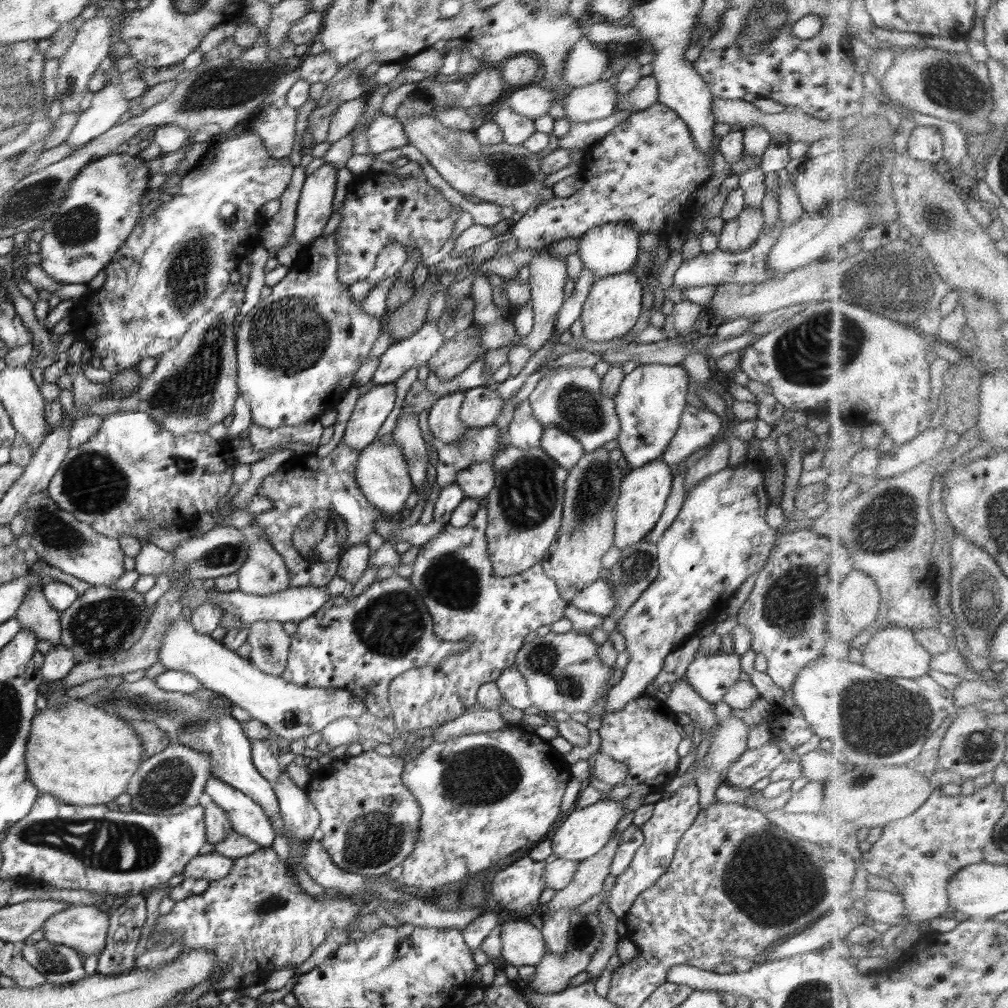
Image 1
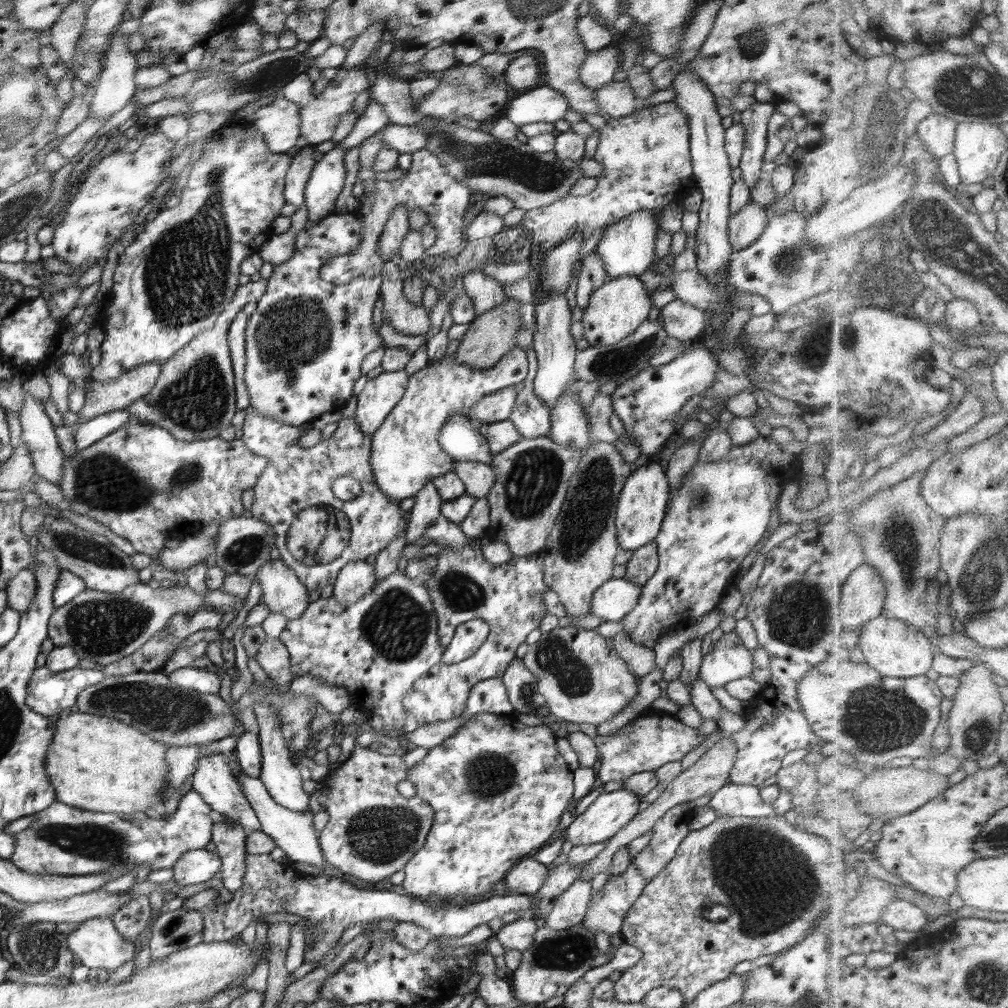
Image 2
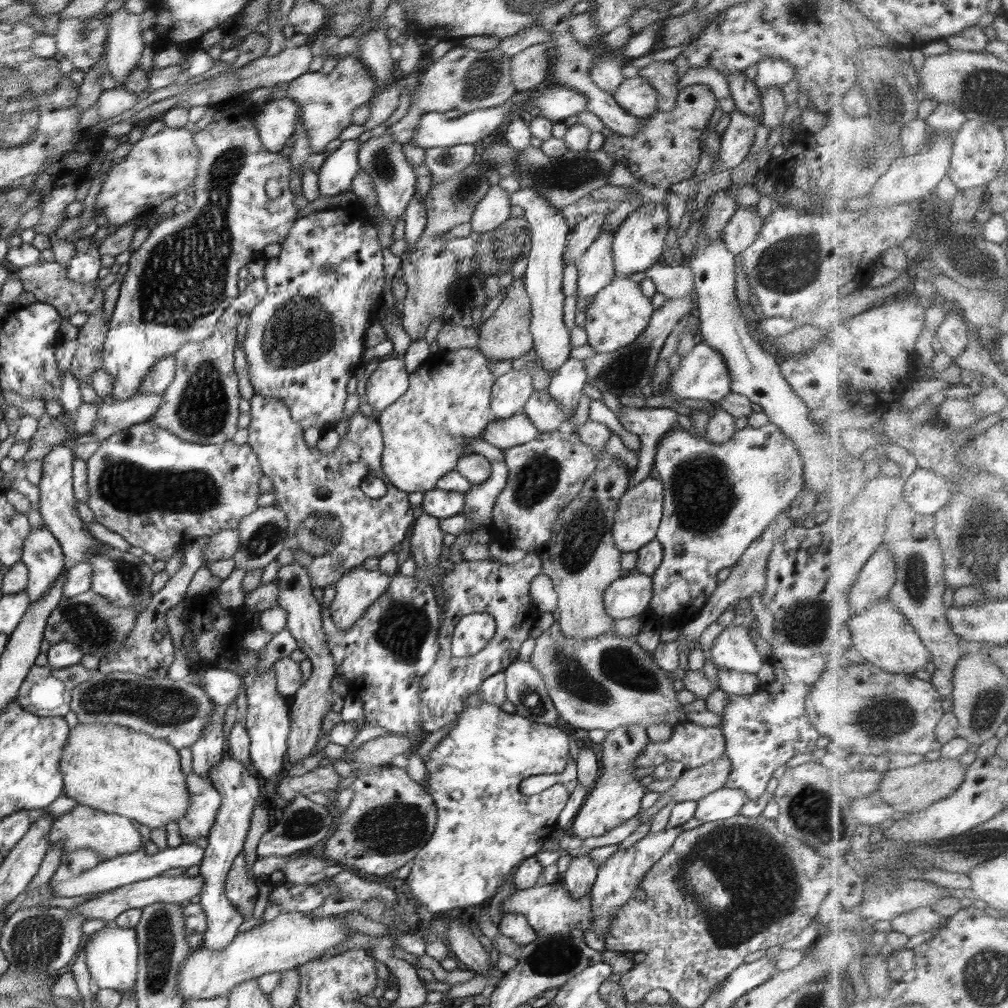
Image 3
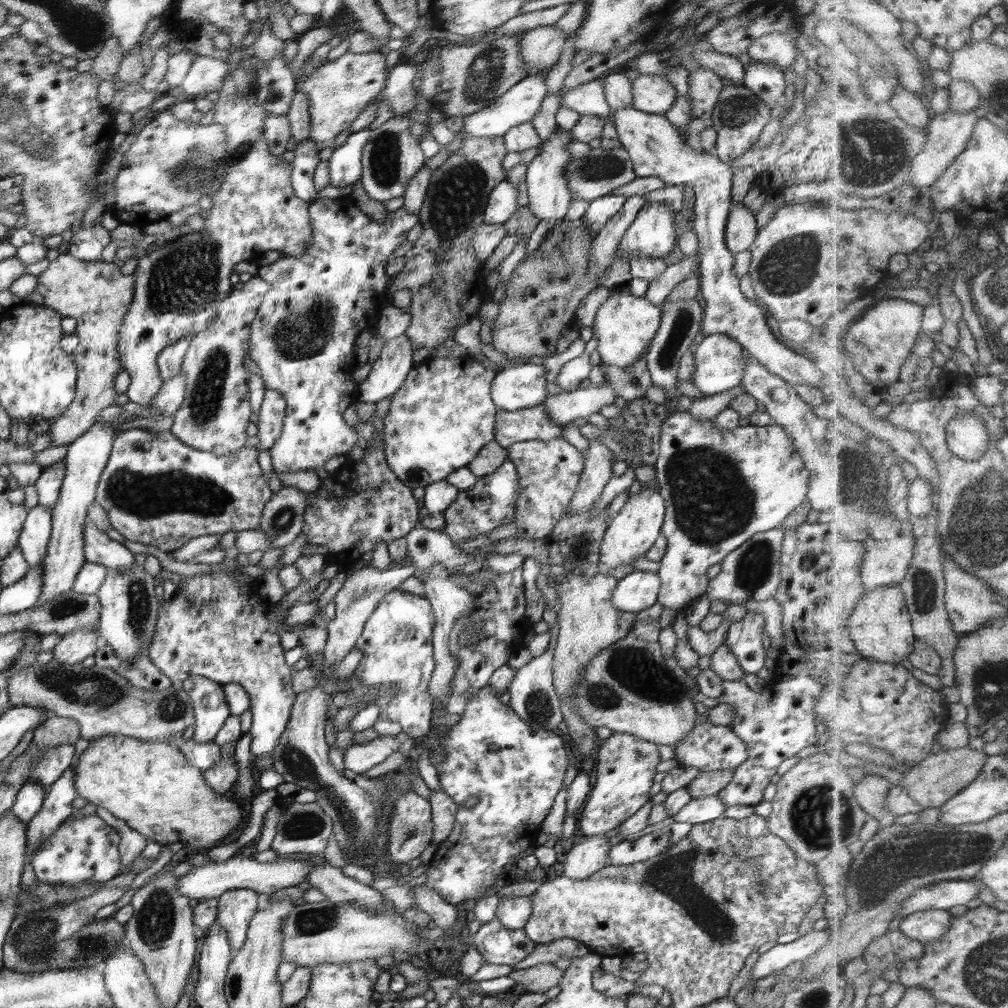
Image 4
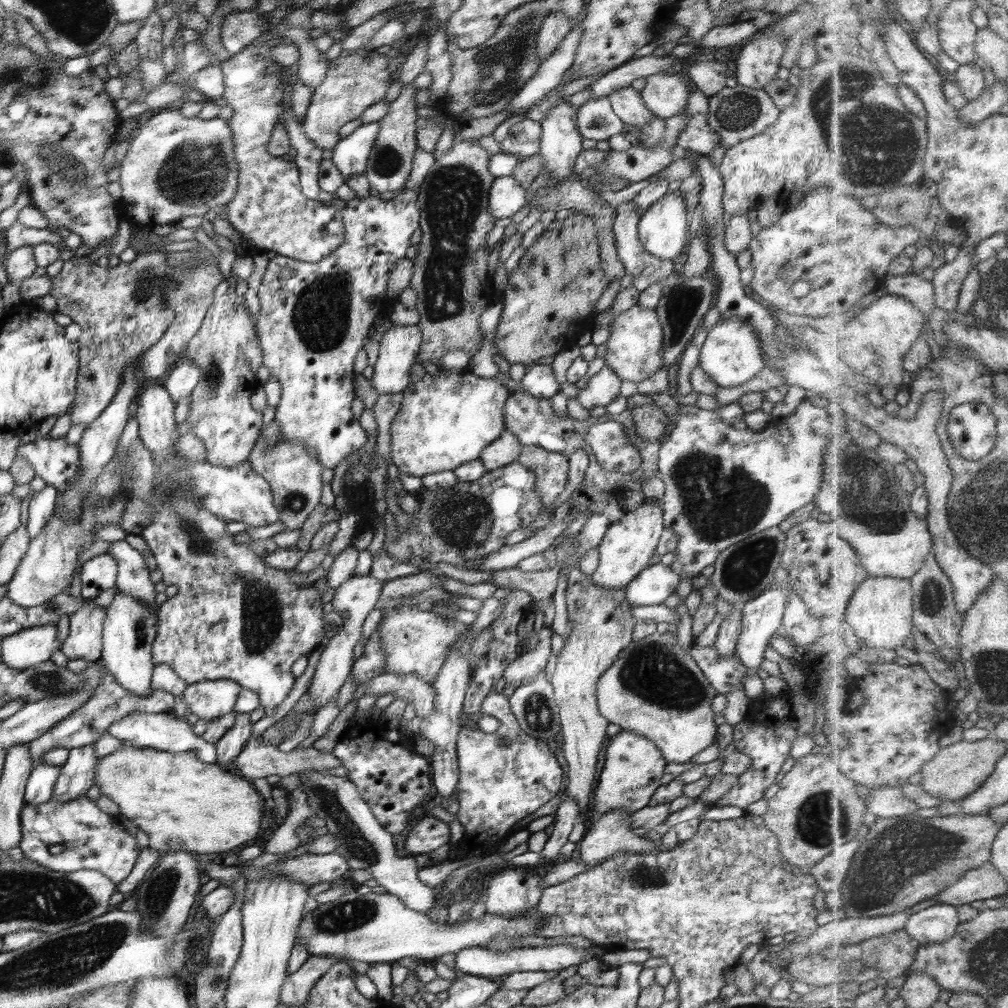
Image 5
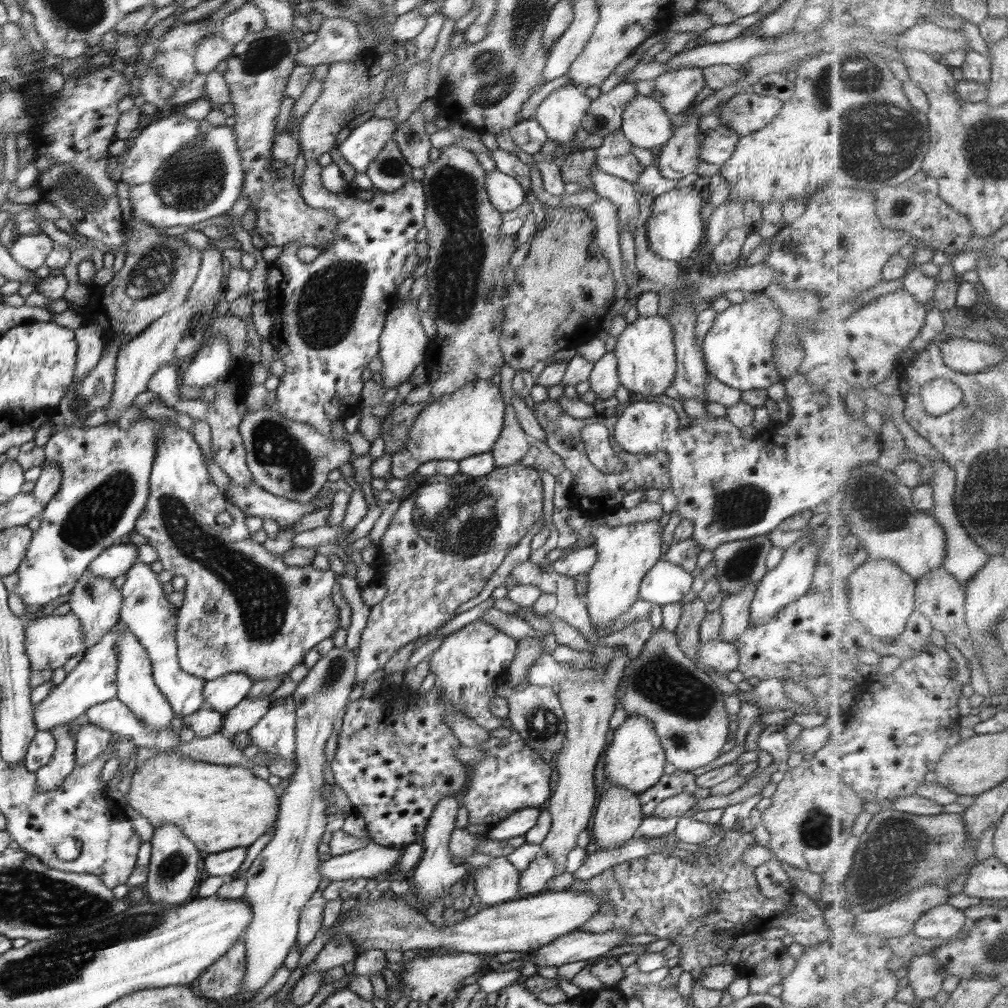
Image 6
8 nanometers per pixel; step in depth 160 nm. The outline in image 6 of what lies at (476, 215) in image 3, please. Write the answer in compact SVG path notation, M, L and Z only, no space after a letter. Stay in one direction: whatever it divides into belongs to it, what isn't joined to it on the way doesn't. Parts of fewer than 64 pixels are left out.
M499 168L486 173L484 185L492 206L502 214L516 210L516 208L518 208L518 206L520 206L520 204L522 204L526 199L527 192L522 188L522 185L517 181L517 179L500 172Z

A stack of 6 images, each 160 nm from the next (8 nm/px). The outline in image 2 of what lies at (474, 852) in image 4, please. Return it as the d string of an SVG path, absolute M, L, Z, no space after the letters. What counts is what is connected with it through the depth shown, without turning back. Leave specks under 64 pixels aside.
M481 712L468 719L454 736L444 740L440 746L431 748L427 755L416 766L409 768L407 778L416 785L417 795L434 809L434 822L427 834L424 846L406 863L404 868L405 878L402 885L403 894L414 896L428 904L458 903L456 898L464 895L465 902L473 902L475 896L492 893L494 885L504 879L506 873L516 866L522 859L530 856L532 850L538 850L550 843L560 822L560 816L567 810L569 800L573 798L575 784L573 783L573 771L570 771L564 757L558 753L556 733L548 725L528 726L520 723L514 714L495 715L491 712Z

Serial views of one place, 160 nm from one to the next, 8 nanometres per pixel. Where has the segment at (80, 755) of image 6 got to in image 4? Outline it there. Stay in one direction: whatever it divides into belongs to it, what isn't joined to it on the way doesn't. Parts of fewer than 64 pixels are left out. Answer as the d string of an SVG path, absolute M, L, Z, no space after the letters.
M70 765L63 775L45 791L43 805L27 823L27 858L29 863L33 852L68 818L76 809L72 802L79 796L75 787L75 766Z

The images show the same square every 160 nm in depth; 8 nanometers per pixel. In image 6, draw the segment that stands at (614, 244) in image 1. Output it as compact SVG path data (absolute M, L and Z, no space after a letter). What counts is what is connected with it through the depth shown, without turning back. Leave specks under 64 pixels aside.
M695 186L680 187L654 197L652 214L647 220L646 230L649 245L660 258L676 262L683 258L688 261L689 256L702 247L705 231L700 215L700 192L701 189Z

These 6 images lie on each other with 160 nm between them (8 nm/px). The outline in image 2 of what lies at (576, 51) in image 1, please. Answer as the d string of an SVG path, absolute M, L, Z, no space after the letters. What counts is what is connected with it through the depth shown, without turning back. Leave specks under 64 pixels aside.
M615 46L587 52L584 63L580 65L579 77L582 84L593 91L614 81L614 74L620 67L620 50Z

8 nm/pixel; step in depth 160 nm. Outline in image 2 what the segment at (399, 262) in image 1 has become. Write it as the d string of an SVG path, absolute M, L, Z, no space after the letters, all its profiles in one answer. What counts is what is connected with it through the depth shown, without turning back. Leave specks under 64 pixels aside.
M398 205L387 218L379 238L381 254L384 258L393 259L394 252L399 250L399 244L409 230L409 212L404 205Z

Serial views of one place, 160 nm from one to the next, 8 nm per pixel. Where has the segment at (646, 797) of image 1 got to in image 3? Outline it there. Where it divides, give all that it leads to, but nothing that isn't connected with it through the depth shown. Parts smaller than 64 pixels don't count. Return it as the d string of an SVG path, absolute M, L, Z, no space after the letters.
M688 720L685 723L678 723L674 726L674 731L669 740L656 743L648 742L646 749L635 760L635 768L646 768L648 766L655 766L656 768L666 760L682 762L686 769L704 766L704 764L708 764L711 760L716 760L725 754L724 738L724 733L719 726L700 726Z

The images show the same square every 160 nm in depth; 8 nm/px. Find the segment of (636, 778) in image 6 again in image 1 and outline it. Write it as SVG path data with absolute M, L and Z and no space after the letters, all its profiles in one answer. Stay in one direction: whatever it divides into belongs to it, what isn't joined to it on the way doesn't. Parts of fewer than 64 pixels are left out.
M600 799L585 808L574 809L552 836L553 853L557 858L578 862L594 856L614 836L614 829L623 816L625 804L612 799Z

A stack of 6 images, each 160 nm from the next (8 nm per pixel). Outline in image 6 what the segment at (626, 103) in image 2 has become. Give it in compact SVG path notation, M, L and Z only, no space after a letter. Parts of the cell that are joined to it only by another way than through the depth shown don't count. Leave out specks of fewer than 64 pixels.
M673 68L664 71L654 79L654 90L650 96L660 101L660 104L672 116L678 116L685 108L693 104L694 98L700 94L700 90L705 87L705 78L700 68Z

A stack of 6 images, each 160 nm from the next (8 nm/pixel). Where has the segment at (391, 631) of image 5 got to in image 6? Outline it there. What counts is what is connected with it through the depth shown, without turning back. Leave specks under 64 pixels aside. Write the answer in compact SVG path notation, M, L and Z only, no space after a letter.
M478 619L444 637L436 652L428 656L429 674L436 676L436 686L445 697L468 718L490 732L502 726L502 720L493 714L489 700L496 697L496 688L509 683L509 666L516 656L517 640L500 632L488 622Z

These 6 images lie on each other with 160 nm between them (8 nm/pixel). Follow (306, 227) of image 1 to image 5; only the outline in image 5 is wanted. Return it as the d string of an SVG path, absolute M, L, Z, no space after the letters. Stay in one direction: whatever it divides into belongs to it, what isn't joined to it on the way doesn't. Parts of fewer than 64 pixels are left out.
M370 122L356 128L350 136L341 138L333 148L331 161L346 178L365 174L369 156L380 133L379 122Z

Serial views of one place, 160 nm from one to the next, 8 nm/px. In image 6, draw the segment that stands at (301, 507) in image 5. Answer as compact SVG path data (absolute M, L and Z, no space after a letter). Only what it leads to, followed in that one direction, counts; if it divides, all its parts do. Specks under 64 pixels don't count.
M268 406L248 409L239 424L239 433L253 482L274 496L300 504L310 504L328 482L330 472L350 463L354 456L348 441L324 436L312 425L286 418Z

